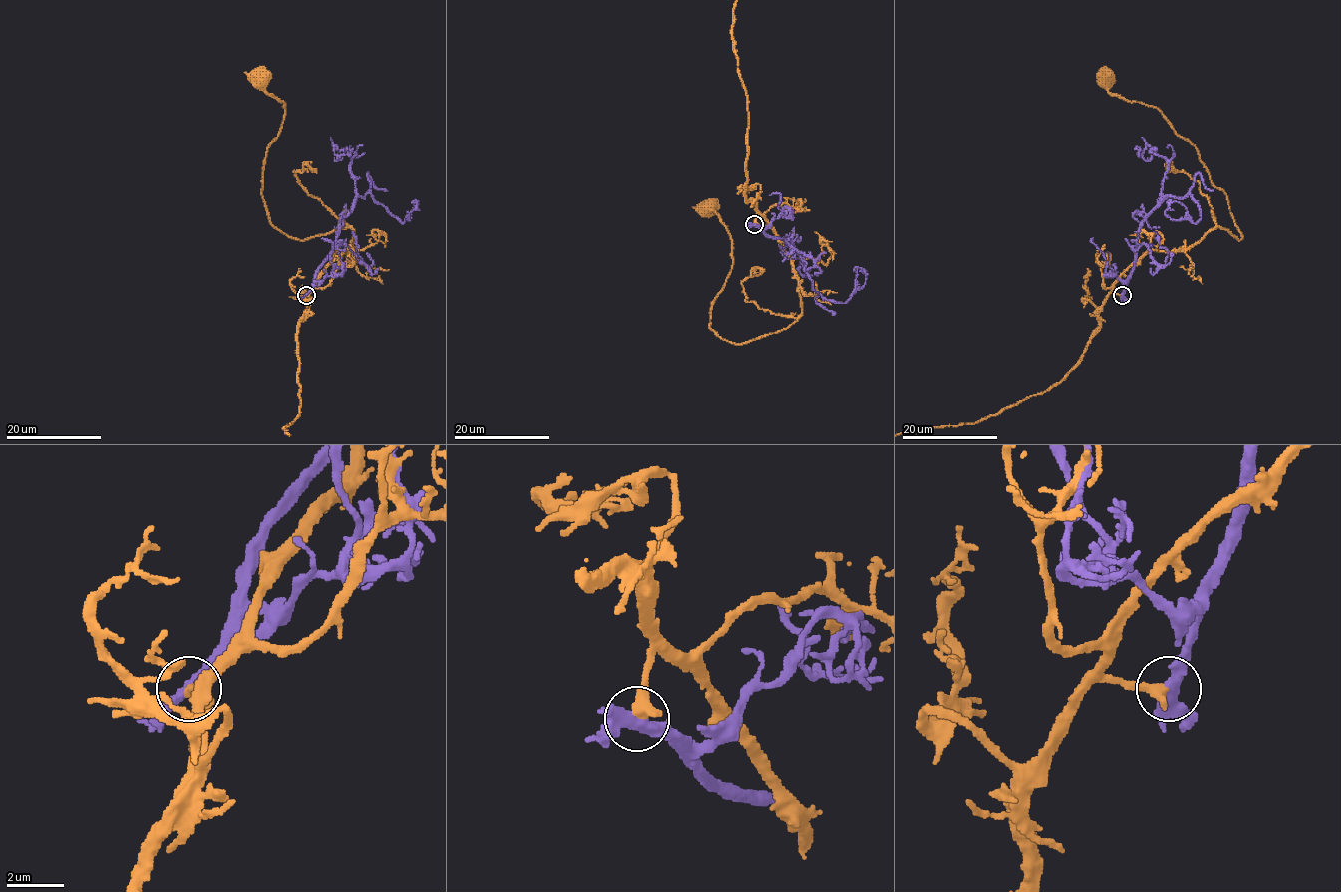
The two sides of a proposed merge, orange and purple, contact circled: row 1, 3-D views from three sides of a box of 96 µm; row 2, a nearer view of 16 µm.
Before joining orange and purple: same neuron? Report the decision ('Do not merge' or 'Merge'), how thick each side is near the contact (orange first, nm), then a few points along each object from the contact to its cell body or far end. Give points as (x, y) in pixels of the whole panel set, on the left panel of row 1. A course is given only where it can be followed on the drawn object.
Do not merge. Thickness 440 nm (orange) against 400 nm. Course of orange: (306, 294), (336, 251), (350, 249), (353, 231), (303, 240), (270, 220), (263, 162), (284, 108), (257, 75). Course of purple: (306, 294), (332, 249), (339, 223), (358, 196), (367, 193), (402, 223), (417, 210)

